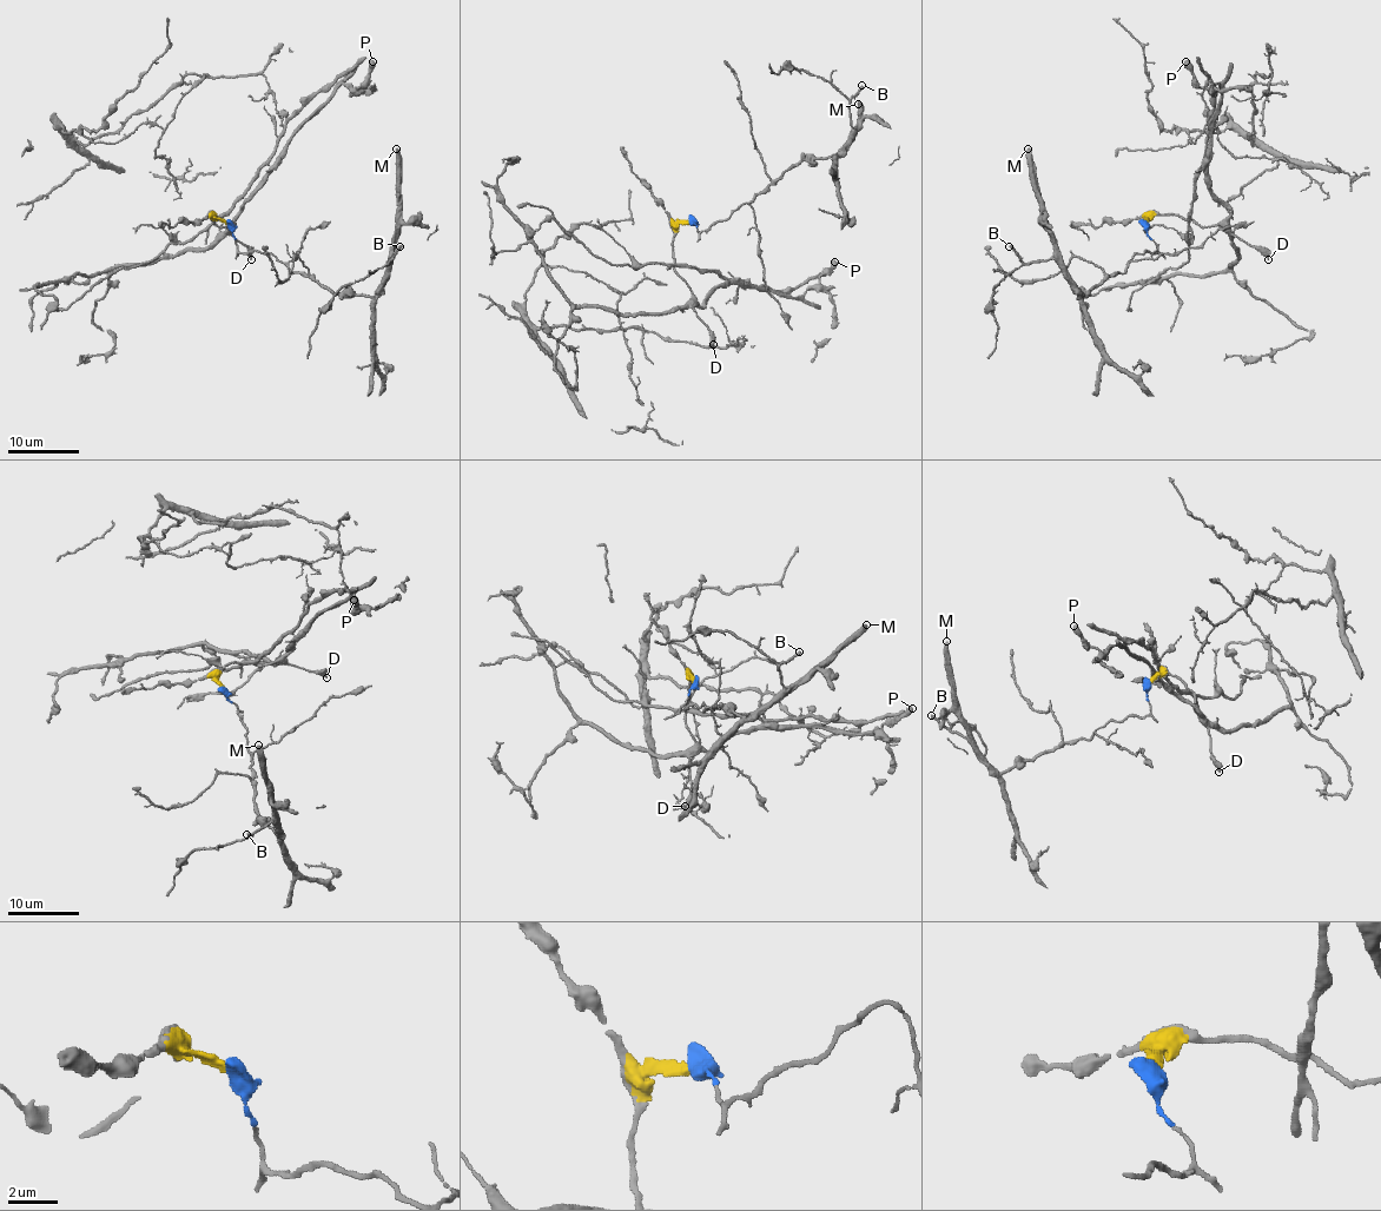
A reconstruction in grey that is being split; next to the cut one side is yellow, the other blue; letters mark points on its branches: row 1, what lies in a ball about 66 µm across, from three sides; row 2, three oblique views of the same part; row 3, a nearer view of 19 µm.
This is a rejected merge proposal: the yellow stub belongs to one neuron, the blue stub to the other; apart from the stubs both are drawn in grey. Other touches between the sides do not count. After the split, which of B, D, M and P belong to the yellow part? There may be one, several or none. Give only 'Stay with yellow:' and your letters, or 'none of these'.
Stay with yellow: D, P

